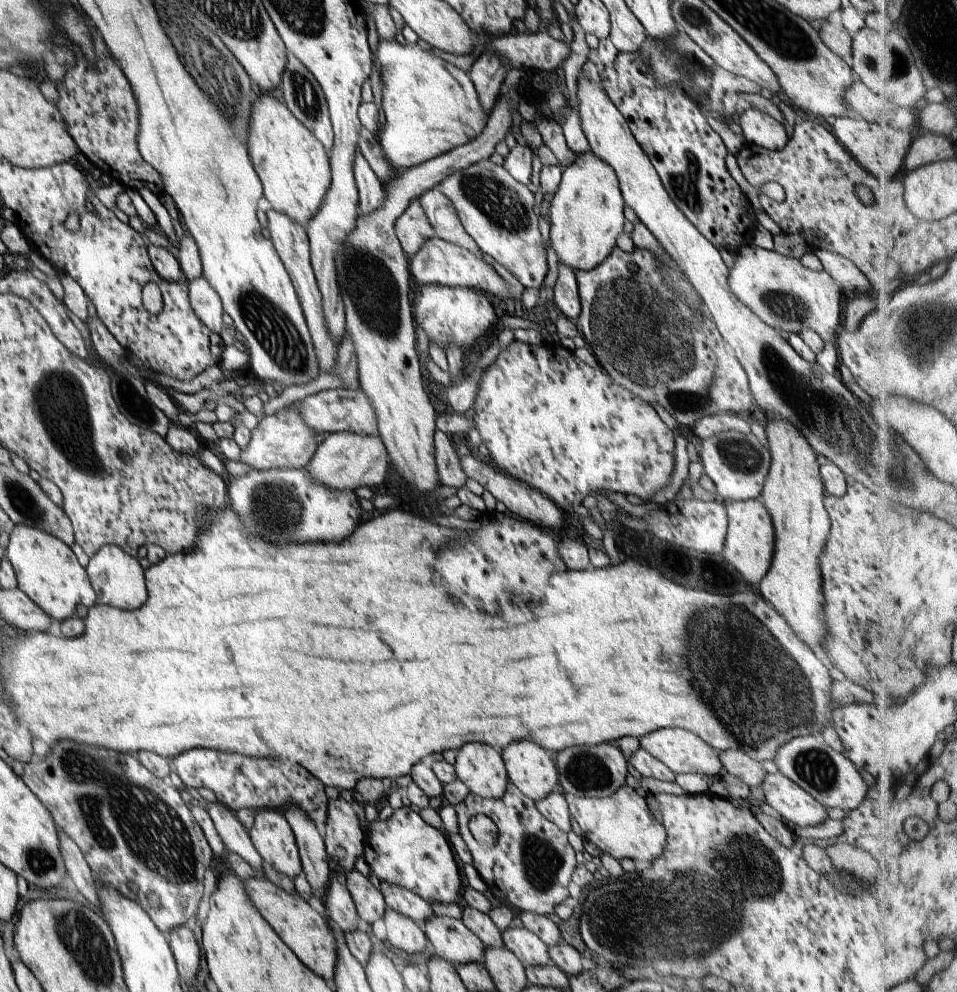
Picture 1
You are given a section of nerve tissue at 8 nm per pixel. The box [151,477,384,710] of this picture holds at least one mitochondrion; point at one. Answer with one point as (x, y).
(240, 595)

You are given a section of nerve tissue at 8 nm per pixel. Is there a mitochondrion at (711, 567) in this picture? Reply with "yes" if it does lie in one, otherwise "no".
no

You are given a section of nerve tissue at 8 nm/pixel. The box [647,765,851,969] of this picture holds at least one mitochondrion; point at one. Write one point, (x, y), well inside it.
(684, 925)

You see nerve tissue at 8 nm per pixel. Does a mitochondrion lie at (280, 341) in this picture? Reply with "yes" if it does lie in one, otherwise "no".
yes

